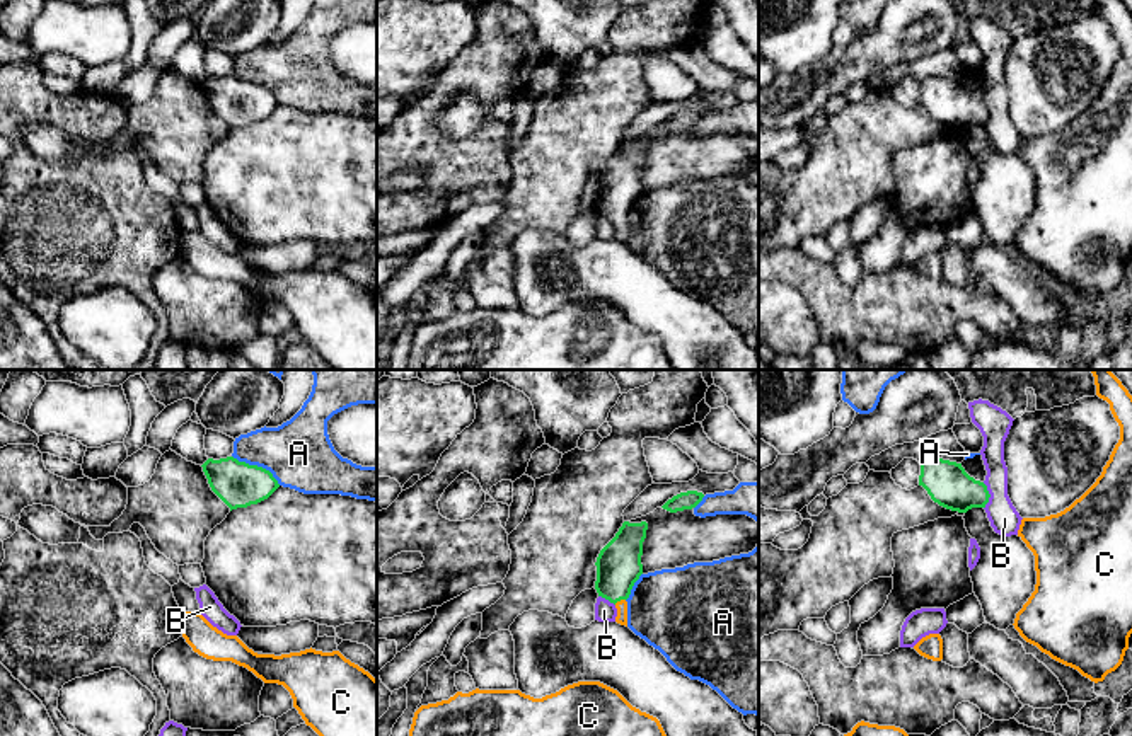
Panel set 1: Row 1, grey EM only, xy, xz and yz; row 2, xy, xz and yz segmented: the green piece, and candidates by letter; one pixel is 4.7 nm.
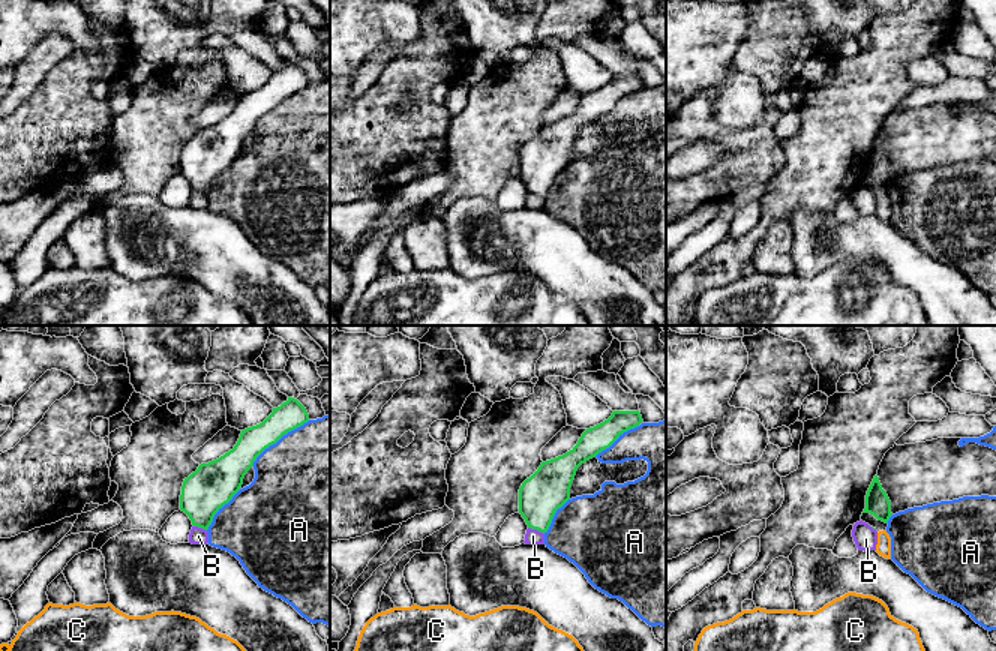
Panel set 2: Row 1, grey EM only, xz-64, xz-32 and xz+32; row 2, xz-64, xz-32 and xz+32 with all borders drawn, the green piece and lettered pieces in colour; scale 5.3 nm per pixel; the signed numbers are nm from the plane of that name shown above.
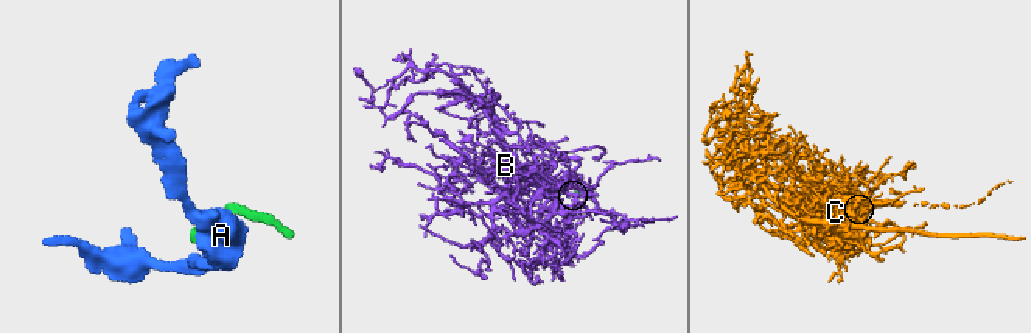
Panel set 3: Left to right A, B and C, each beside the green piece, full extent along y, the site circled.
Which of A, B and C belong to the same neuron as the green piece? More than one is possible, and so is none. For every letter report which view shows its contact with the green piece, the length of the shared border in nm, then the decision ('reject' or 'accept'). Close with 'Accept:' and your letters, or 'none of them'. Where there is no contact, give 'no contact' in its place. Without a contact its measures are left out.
A: contact in xy; length 280 nm; reject
B: contact in yz; length 130 nm; reject
C: contact in xz; length 60 nm; accept
Accept: C

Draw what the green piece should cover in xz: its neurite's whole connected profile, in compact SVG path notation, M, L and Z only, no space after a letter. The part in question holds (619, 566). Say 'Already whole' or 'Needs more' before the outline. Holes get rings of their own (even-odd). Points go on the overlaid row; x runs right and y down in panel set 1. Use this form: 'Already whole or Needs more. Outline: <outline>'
Needs more. Outline: M624 521L615 537L597 557L595 589L617 608L615 622L627 627L627 598L634 583L643 574L643 542L648 523Z

